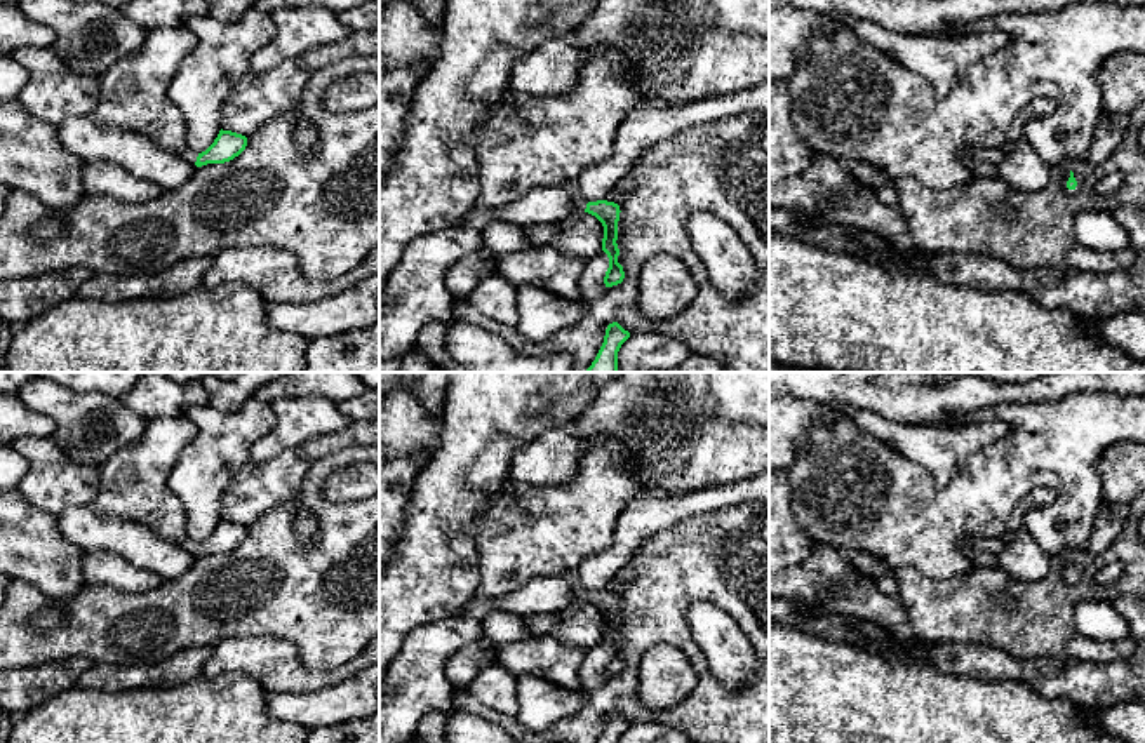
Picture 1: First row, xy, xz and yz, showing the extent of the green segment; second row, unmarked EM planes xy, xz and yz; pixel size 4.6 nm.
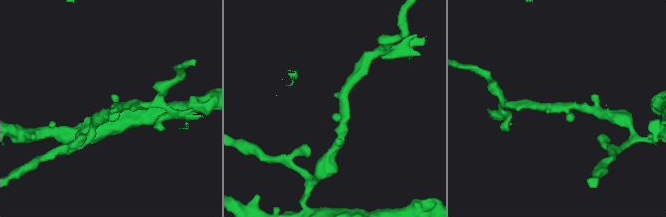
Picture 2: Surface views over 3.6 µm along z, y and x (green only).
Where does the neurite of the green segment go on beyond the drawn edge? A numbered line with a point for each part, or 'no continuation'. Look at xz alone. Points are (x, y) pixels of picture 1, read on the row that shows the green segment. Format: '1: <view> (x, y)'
1: xz (569, 187)

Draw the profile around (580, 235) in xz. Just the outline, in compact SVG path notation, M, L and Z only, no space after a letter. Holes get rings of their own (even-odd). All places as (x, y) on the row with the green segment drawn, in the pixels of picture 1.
M588 214L569 216L559 223L531 224L527 242L531 251L553 249L569 258L590 259L602 251L604 226Z

